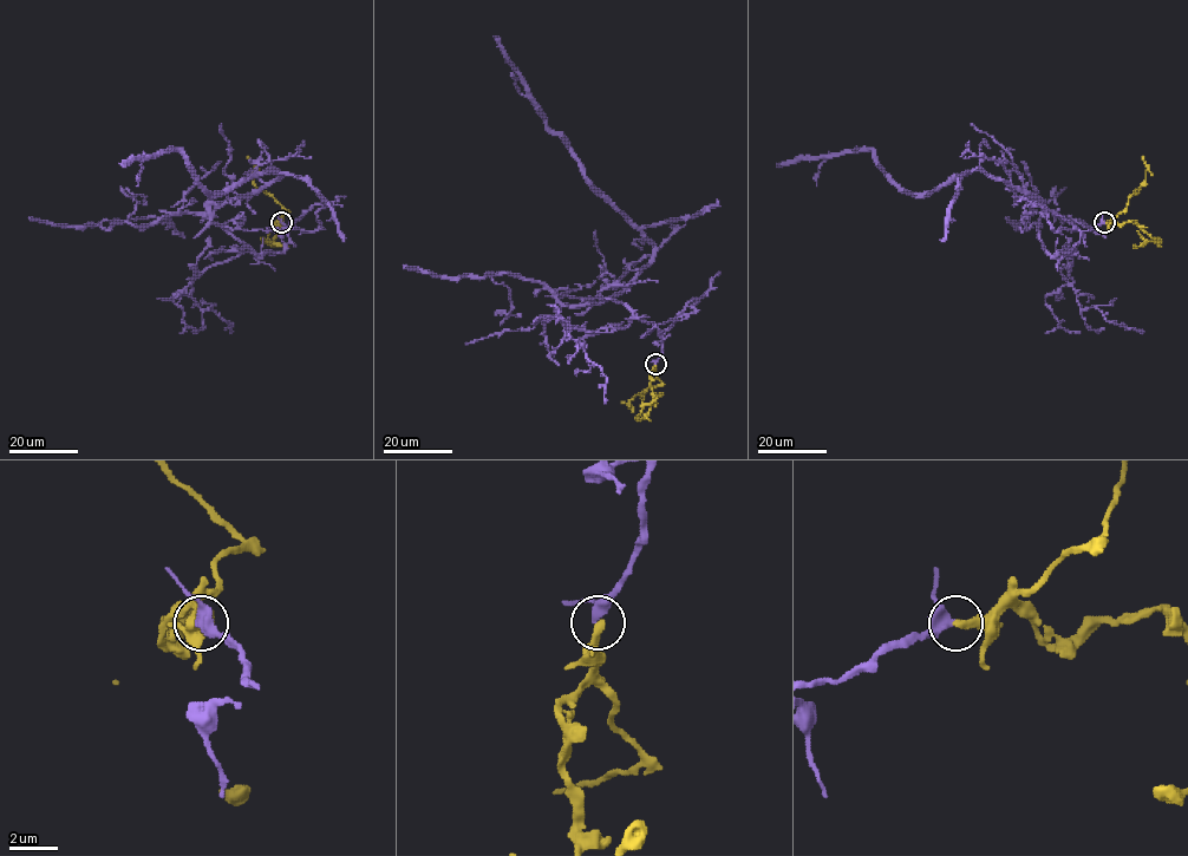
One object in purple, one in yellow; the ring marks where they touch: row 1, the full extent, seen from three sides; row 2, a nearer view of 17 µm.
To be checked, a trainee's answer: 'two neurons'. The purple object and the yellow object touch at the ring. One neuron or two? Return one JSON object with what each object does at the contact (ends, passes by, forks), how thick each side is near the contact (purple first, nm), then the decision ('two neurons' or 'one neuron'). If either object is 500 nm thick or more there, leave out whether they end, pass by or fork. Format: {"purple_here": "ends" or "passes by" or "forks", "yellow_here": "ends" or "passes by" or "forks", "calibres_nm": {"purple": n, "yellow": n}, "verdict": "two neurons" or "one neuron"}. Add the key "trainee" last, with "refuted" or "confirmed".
{"purple_here": "passes by", "yellow_here": "ends", "calibres_nm": {"purple": 360, "yellow": 320}, "verdict": "one neuron", "trainee": "refuted"}

